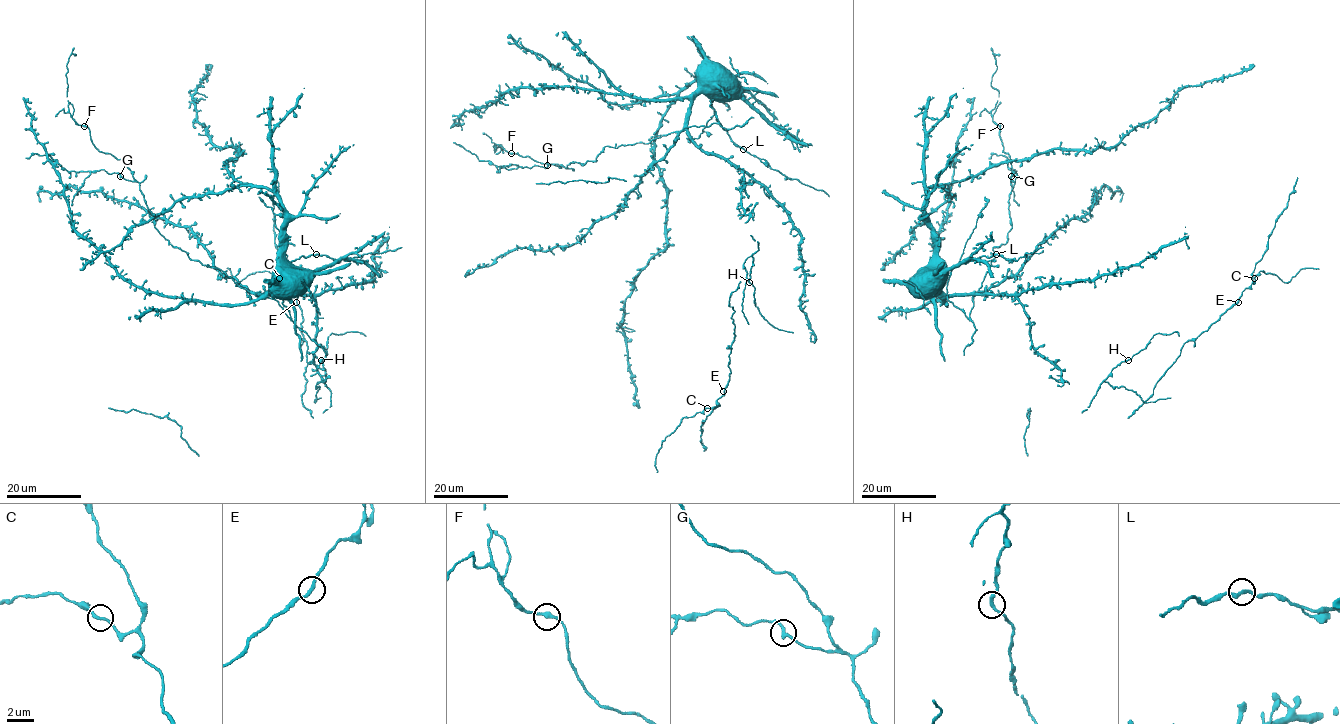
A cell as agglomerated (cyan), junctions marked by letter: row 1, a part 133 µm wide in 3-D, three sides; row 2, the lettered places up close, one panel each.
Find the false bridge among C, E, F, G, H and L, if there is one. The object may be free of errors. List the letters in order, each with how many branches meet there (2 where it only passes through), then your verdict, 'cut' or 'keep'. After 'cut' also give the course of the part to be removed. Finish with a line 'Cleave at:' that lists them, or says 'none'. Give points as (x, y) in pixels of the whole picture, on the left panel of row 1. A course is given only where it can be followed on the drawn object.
C: 2 | keep
E: 2 | keep
F: 2 | keep
G: 2 | keep
H: 2 | keep
L: 2 | keep
Cleave at: none

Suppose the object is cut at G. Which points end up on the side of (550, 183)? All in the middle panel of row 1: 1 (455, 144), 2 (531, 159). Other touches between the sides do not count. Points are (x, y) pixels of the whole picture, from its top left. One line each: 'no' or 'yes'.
1: no
2: yes

